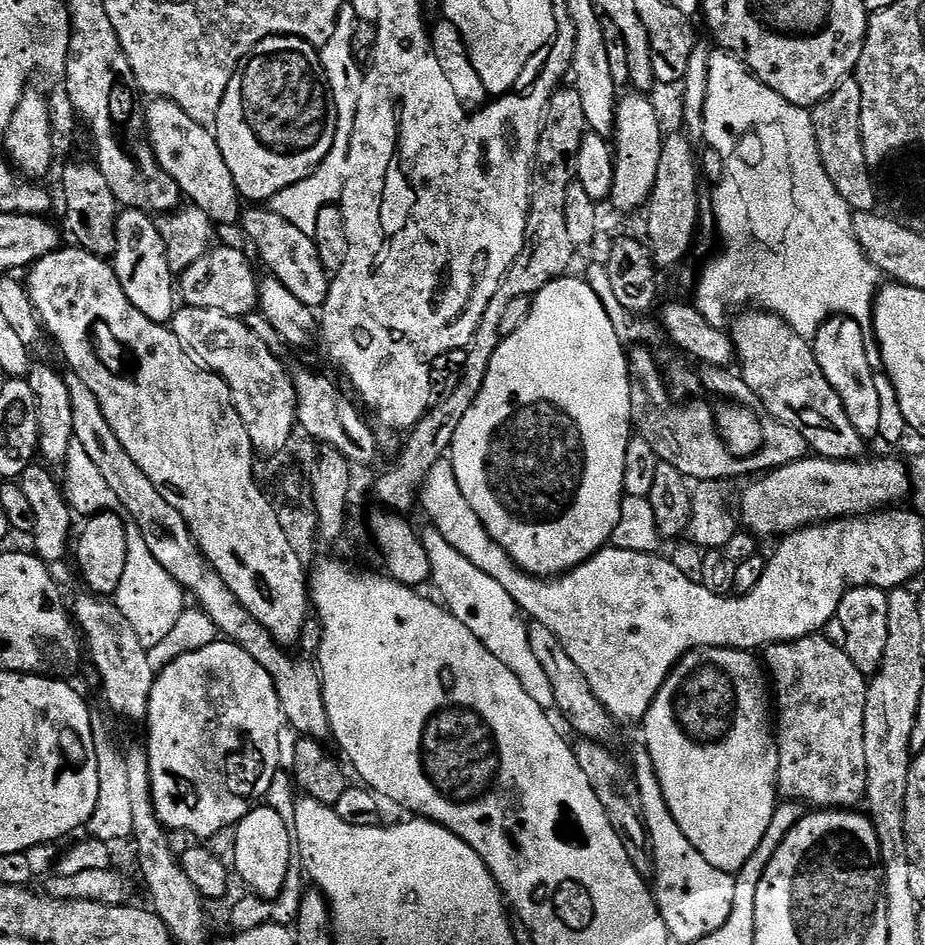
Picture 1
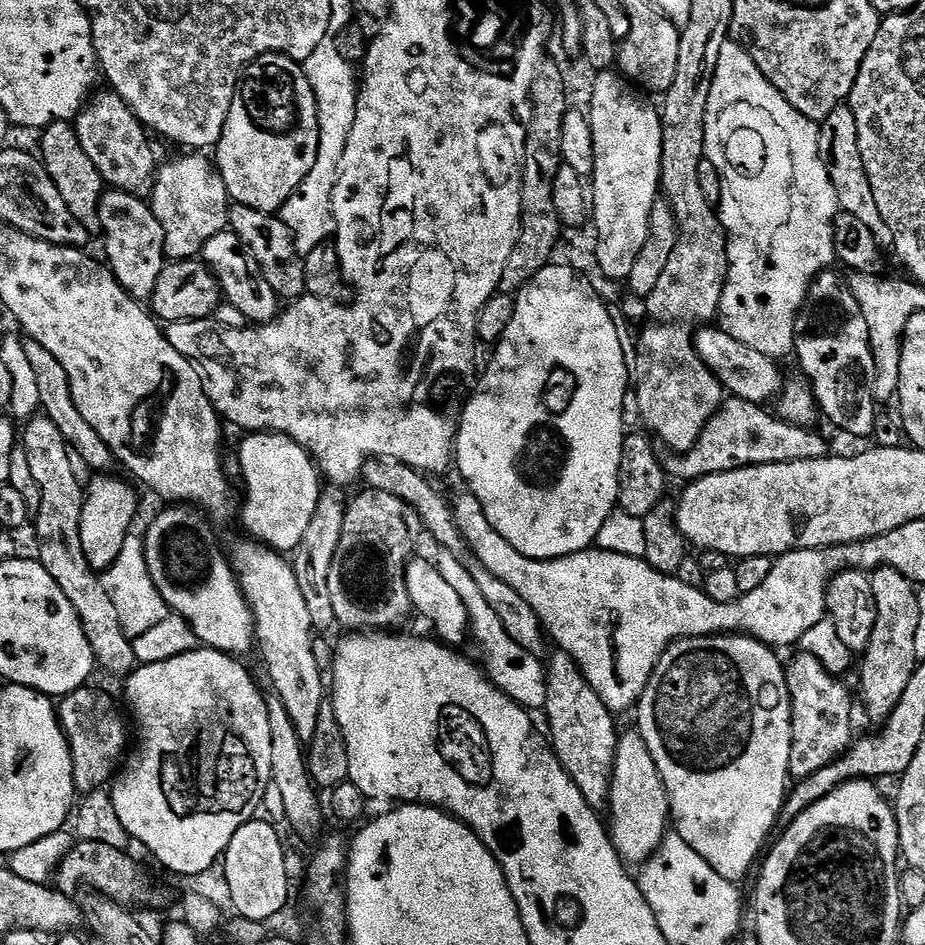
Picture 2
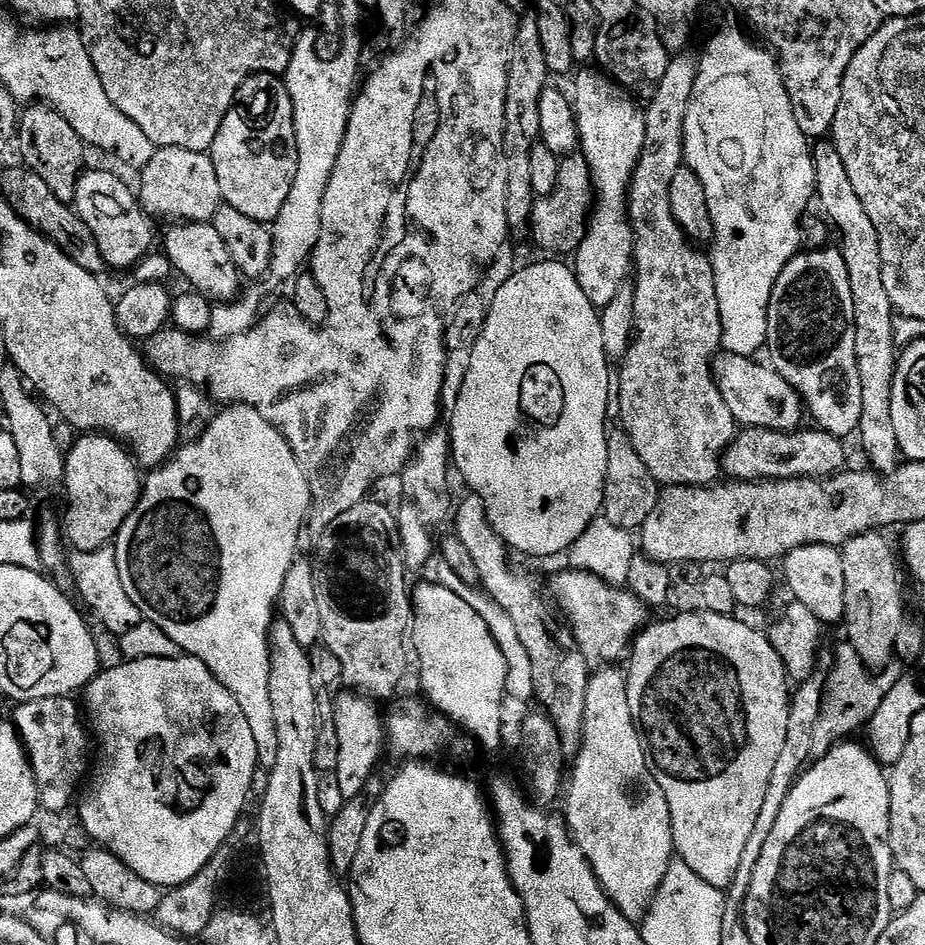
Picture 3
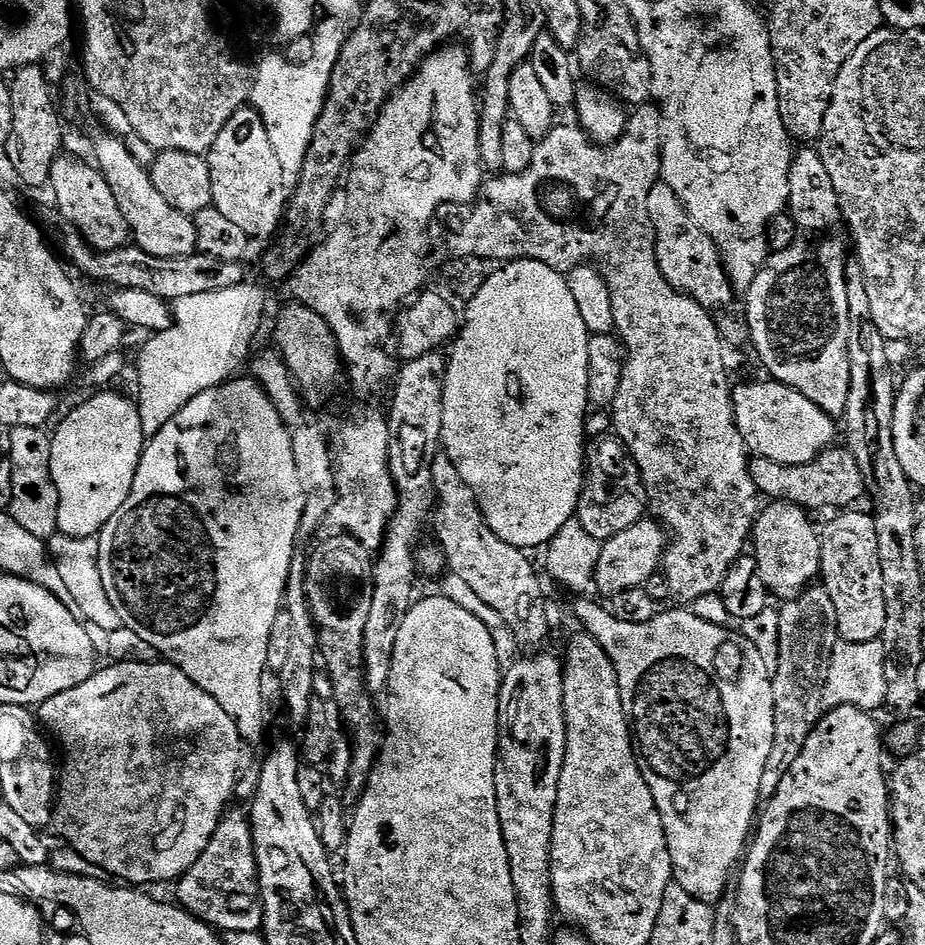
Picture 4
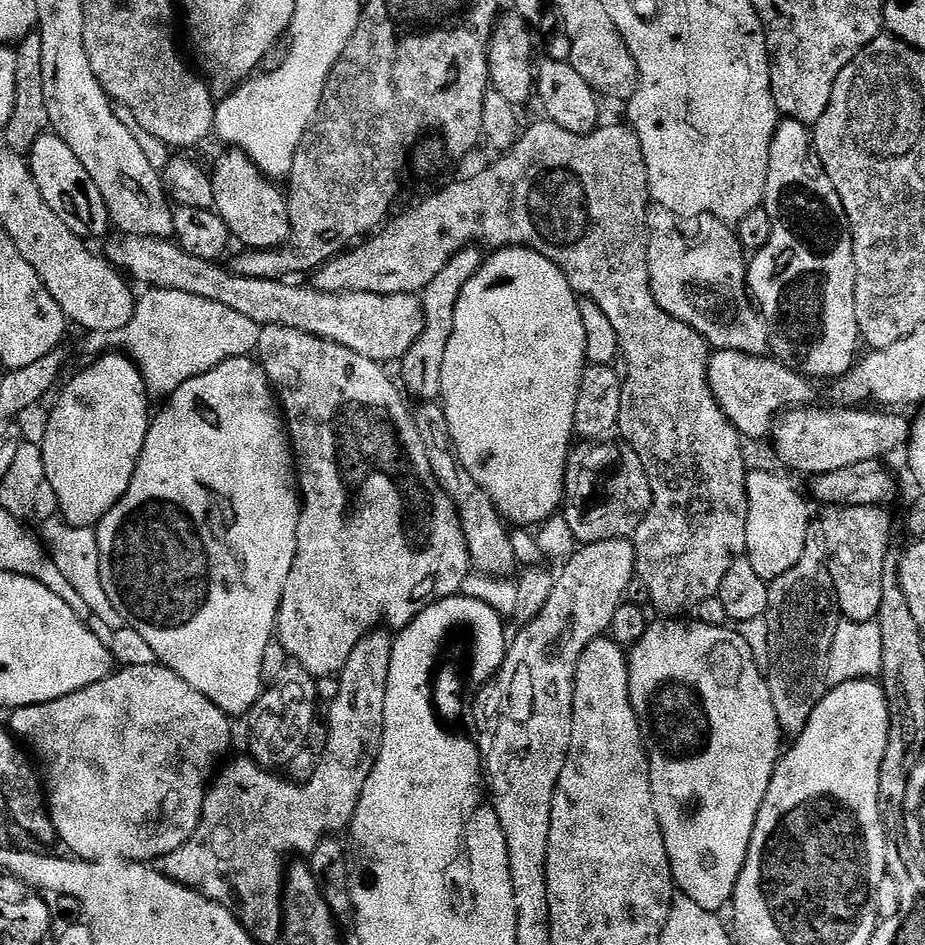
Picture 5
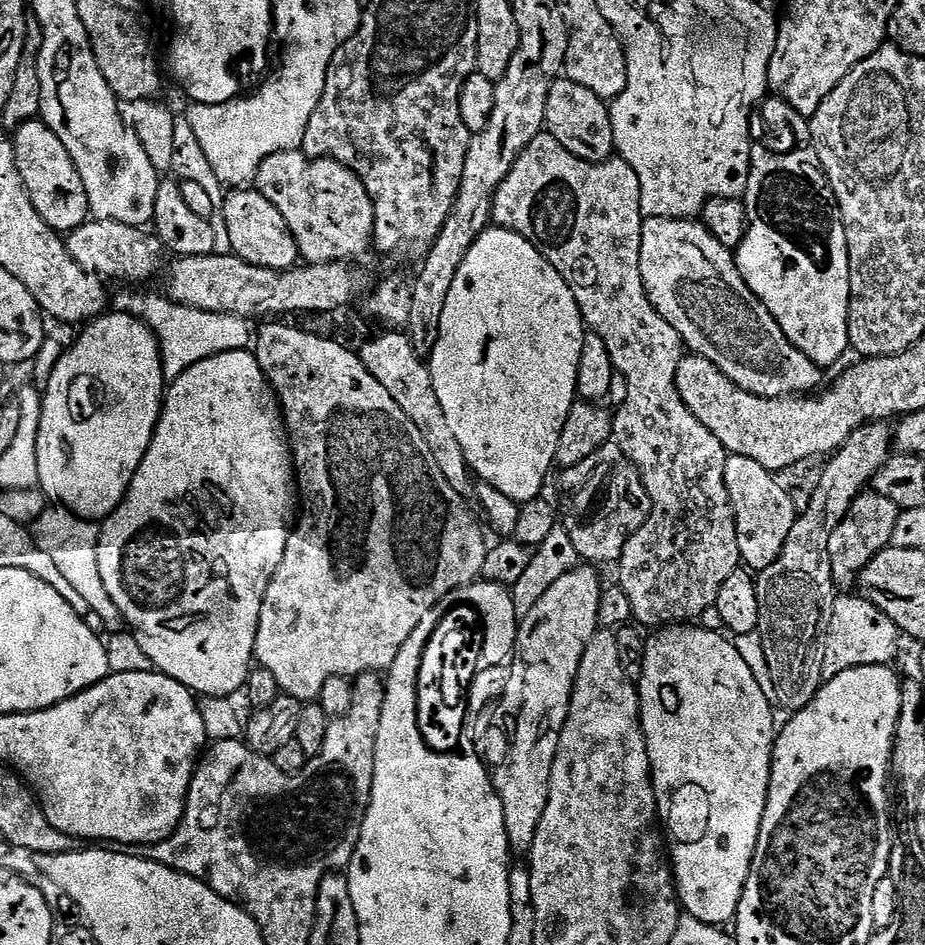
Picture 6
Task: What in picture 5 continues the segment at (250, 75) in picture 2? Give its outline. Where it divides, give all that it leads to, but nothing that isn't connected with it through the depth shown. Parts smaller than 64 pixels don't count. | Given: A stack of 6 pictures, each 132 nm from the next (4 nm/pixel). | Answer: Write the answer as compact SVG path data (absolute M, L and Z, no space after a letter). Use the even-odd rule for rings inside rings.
M228 150L211 173L214 186L214 210L224 219L229 233L241 240L248 250L277 248L290 234L288 202L283 191L275 188L273 181L260 171L247 152Z

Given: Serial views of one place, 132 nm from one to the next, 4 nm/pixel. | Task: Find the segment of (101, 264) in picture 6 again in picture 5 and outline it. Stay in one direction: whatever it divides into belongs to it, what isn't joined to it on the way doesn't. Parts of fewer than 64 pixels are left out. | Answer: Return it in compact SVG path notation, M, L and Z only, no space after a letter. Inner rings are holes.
M116 234L107 241L108 245L102 249L103 255L106 259L125 277L131 278L137 284L144 284L148 288L165 288L166 290L182 290L188 294L194 294L200 298L206 298L212 302L222 302L224 306L230 306L230 310L234 310L238 314L246 314L246 318L250 318L255 324L265 325L273 324L274 326L286 326L287 328L294 328L302 330L311 336L318 336L323 340L334 342L338 346L346 346L350 350L354 350L354 354L362 354L362 358L370 358L371 360L379 360L381 362L399 362L403 360L405 354L410 350L410 346L414 346L414 342L418 342L418 338L424 329L424 302L419 295L416 294L366 294L365 292L323 292L314 286L303 288L300 282L285 282L282 280L259 280L258 278L242 278L236 276L227 267L223 268L223 263L214 260L203 260L202 258L194 258L194 254L186 254L186 250L182 250L179 244L173 242L168 238L161 238L158 236L130 236L127 234Z

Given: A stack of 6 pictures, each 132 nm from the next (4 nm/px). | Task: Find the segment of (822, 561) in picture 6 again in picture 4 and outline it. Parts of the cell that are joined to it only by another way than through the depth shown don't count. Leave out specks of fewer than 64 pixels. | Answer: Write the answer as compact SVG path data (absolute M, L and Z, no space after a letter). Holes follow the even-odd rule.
M809 586L782 608L780 625L786 654L774 676L776 686L776 741L770 752L766 774L762 776L762 793L771 798L785 774L798 762L812 731L824 716L826 686L832 673L832 655L842 640L836 597L827 587Z

